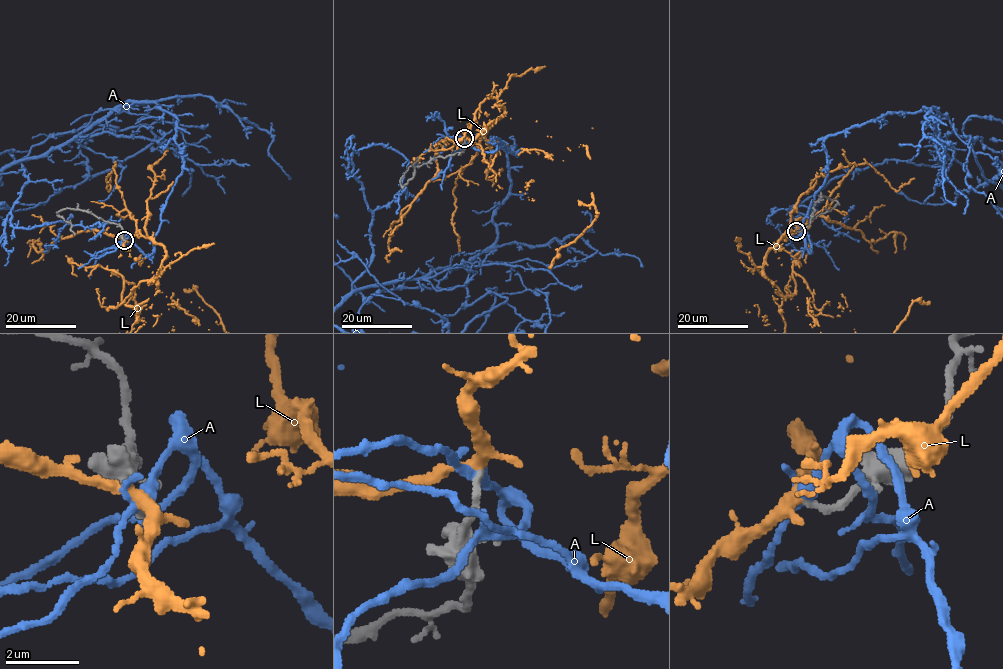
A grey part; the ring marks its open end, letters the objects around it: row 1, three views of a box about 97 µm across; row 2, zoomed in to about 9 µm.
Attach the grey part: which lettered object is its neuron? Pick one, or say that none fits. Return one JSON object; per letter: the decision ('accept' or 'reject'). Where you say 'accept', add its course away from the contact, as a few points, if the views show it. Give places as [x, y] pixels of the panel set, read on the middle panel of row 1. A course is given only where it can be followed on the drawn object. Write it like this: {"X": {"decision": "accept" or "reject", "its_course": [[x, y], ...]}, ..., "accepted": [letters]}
{"A": {"decision": "reject"}, "L": {"decision": "accept"}, "accepted": ["L"]}

